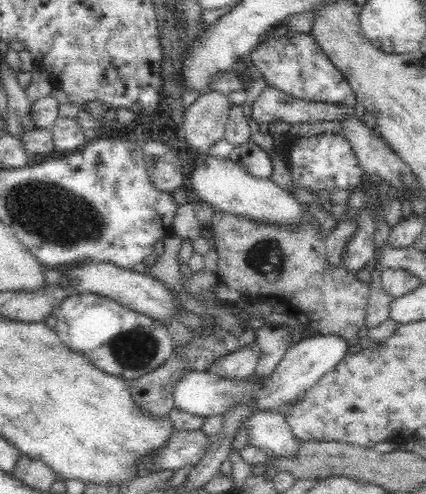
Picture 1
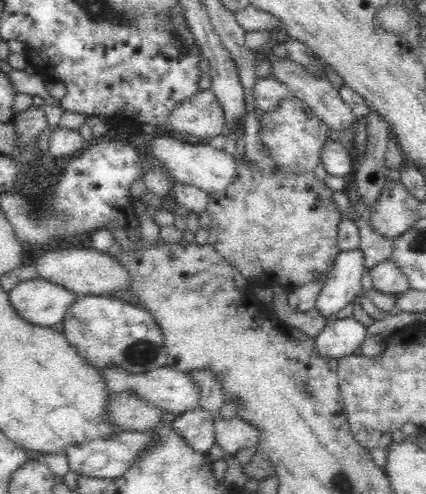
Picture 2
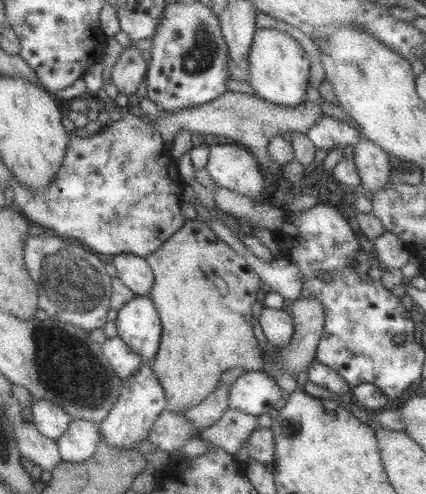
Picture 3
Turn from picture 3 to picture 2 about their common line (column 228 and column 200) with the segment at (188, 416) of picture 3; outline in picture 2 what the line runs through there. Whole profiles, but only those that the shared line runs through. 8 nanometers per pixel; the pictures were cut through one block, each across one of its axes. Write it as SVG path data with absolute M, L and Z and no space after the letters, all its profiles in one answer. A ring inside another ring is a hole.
M192 370L188 372L192 382L200 388L200 408L214 414L214 418L220 416L220 408L226 404L222 382L210 372L210 370Z

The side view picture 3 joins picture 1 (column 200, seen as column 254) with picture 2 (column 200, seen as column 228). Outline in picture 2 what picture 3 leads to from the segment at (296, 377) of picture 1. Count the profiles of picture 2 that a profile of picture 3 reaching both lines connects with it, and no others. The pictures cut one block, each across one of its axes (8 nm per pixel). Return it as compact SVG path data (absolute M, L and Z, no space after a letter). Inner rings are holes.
M162 366L162 368L154 368L150 372L144 372L144 374L130 374L126 372L124 368L100 368L100 374L102 374L102 380L106 384L106 390L108 392L116 392L116 394L122 394L122 392L134 392L134 396L142 396L142 400L154 408L160 408L162 412L166 414L172 414L172 416L180 416L182 412L188 412L188 410L196 410L200 408L200 388L192 382L192 378L188 376L188 372L180 372L180 370L174 370L170 366Z

